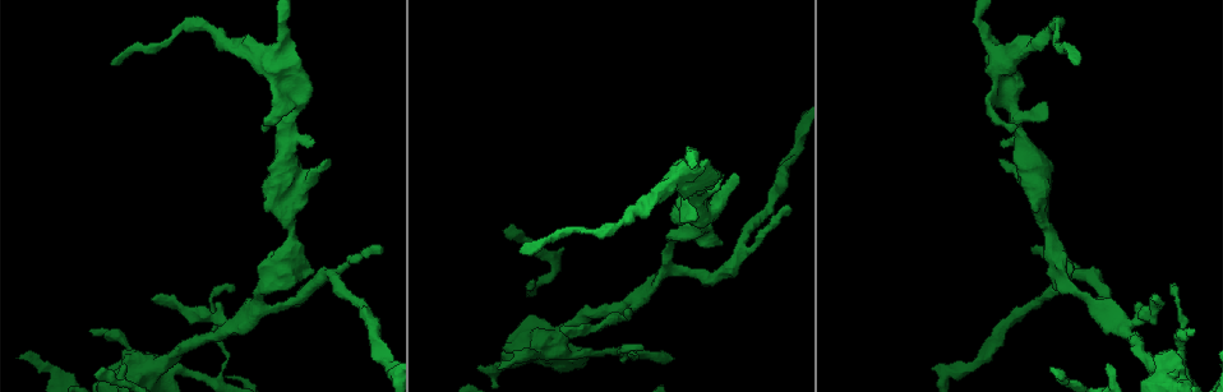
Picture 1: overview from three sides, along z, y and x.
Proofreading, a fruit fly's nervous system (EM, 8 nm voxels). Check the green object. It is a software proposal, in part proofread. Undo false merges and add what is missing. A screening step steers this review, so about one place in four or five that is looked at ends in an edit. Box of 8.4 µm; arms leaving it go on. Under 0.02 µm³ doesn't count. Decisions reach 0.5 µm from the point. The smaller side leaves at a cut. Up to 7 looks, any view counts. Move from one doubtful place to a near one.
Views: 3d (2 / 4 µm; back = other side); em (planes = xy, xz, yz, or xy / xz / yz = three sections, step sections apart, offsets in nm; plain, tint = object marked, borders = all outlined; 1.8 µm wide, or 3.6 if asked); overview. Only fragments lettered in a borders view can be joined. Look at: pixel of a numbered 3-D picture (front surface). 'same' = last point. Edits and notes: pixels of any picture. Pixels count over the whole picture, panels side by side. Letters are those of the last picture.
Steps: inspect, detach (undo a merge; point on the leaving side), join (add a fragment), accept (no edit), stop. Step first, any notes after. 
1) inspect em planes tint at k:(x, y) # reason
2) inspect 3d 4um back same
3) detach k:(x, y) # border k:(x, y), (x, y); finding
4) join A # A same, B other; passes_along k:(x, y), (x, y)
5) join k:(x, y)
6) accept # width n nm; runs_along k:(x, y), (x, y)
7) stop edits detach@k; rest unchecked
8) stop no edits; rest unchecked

inspect 3d 2um at 1:(789, 209) # free end

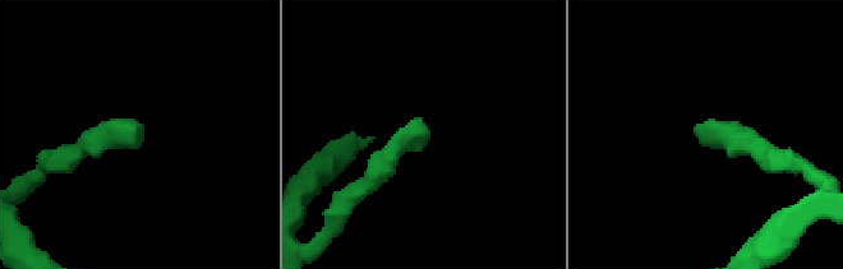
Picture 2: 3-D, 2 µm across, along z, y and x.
inspect em planes borders at 2:(419, 132)

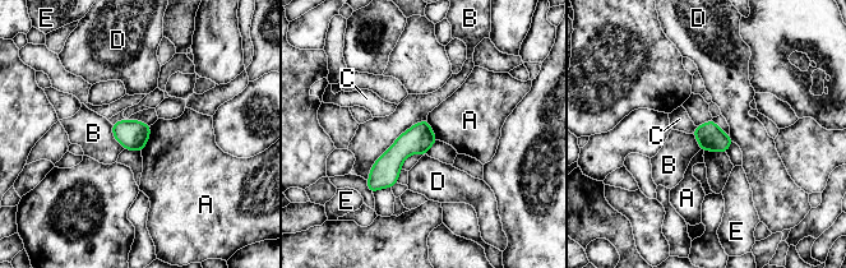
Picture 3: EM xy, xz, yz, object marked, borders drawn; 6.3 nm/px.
accept # A other, B other, C other, D other, E other; runs_along 3:(424, 124), (371, 186); no lettered fragment goes on from it

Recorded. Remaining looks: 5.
inspect em xz step 8 tint at 1:(125, 365) # an open end

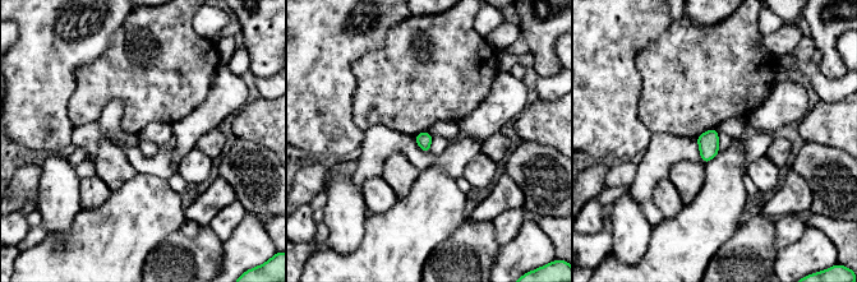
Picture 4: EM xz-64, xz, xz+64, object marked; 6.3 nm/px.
inspect em planes borders same # another direction

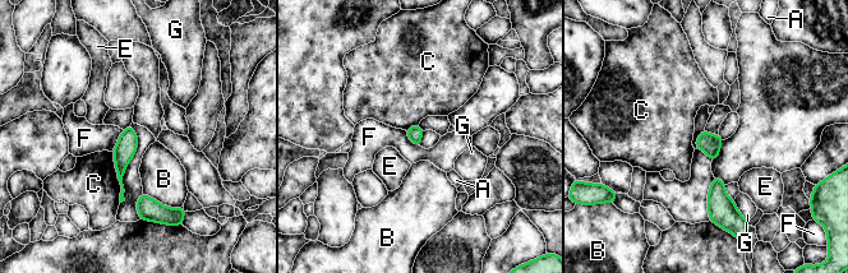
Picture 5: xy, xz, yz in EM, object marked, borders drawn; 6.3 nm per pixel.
accept # longest_contact C 320 nm; A other, B other, C other, E other, F other, G other; border 5:(123, 130), (116, 146), (111, 151); no lettered fragment goes on from it

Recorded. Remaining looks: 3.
inspect em 3.6um xy step 16 borders at 1:(92, 330) # an open end

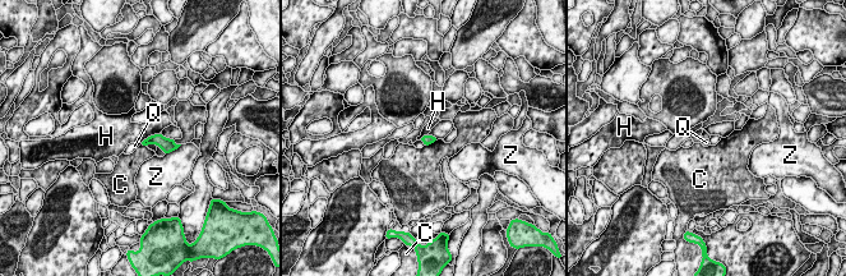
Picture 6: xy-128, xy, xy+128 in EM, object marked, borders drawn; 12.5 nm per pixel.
accept # C other, H other, Q other, Z other; none of them fits

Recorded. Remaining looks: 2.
stop no edits; rest unchecked

